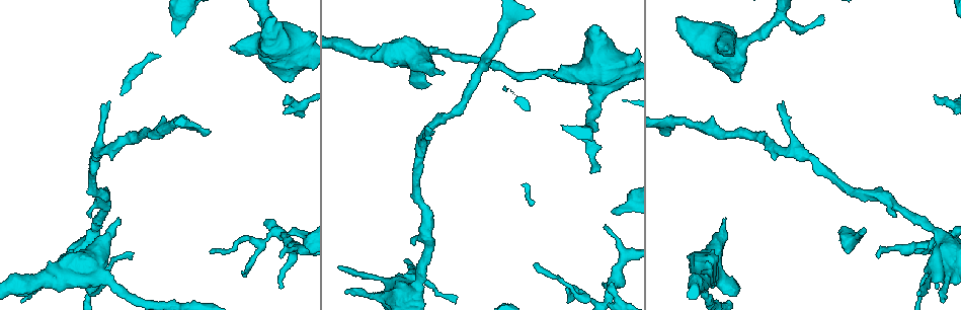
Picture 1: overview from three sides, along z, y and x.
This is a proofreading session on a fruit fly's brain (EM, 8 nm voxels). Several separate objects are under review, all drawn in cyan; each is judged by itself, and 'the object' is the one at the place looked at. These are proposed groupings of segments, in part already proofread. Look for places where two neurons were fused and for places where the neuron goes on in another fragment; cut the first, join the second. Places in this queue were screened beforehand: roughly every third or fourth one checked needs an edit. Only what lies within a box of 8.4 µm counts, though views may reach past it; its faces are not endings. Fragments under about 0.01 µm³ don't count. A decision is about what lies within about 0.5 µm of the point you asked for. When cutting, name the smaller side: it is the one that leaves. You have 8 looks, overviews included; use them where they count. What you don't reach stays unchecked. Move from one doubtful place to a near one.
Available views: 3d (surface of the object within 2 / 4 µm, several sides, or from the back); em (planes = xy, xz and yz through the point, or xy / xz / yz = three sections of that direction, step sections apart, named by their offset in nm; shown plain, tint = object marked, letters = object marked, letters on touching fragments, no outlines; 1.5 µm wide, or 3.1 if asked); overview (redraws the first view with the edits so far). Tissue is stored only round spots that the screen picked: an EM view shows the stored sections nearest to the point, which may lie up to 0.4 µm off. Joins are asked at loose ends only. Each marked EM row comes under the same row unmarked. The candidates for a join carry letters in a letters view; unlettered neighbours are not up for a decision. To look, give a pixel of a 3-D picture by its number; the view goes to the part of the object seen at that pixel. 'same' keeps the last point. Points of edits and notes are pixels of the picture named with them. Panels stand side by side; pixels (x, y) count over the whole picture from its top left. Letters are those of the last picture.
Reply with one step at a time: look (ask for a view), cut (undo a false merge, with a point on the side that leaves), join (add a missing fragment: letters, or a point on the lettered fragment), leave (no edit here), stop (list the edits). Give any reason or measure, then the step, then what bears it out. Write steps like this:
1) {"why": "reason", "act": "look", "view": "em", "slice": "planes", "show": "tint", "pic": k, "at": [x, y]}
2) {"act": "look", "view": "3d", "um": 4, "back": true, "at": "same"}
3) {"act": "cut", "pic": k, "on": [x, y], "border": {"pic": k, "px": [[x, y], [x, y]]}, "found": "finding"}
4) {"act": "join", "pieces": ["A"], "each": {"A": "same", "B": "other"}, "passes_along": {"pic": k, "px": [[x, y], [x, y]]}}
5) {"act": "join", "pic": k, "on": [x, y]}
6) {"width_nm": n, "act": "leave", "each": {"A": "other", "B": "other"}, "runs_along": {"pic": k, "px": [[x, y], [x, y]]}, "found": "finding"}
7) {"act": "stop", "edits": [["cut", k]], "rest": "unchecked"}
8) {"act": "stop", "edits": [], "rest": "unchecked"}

{"why": "thin end", "act": "look", "view": "em", "slice": "xy", "step": 4, "show": "letters", "pic": 1, "at": [915, 253]}

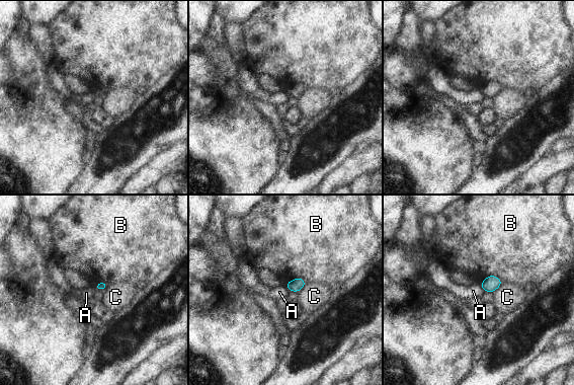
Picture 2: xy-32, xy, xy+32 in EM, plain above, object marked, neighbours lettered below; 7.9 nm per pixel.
{"act": "leave", "each": {"A": "other", "B": "other", "C": "other"}, "border": {"pic": 2, "px": [[502, 283], [492, 293]]}, "found": "no lettered fragment goes on from it"}

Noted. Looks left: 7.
{"why": "stops while still wide", "act": "look", "view": "em", "slice": "planes", "show": "letters", "pic": 1, "at": [736, 78]}

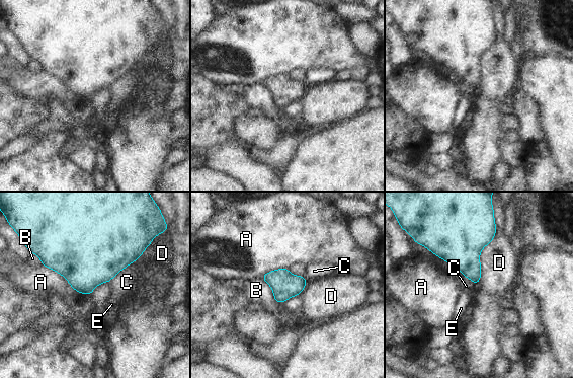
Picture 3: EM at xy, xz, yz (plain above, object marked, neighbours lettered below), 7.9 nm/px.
{"act": "leave", "each": {"A": "other", "B": "other", "C": "other", "D": "other", "E": "other"}, "border": {"pic": 3, "px": [[496, 231], [480, 252], [475, 286]]}, "found": "none of them fits"}

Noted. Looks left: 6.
{"why": "branch stops here", "act": "look", "view": "3d", "um": 4, "pic": 1, "at": [211, 132]}

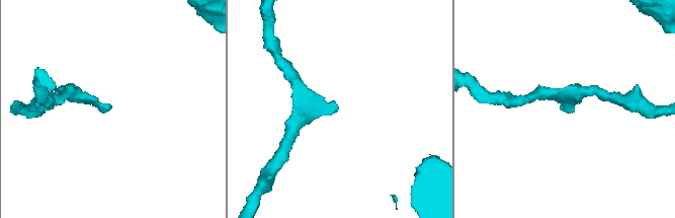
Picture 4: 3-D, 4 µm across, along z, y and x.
{"act": "look", "view": "em", "slice": "xy", "step": 8, "show": "letters", "pic": 4, "at": [337, 105]}

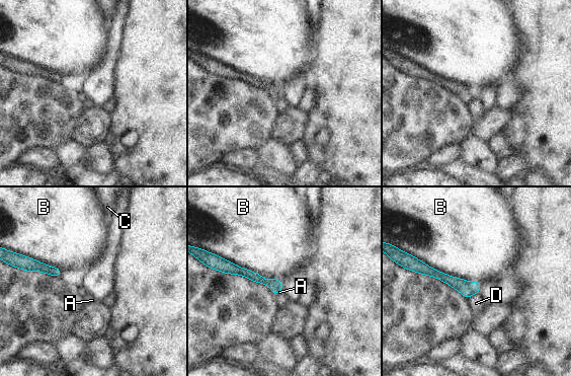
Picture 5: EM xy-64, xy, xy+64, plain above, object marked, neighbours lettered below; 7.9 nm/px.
{"act": "leave", "each": {"A": "other", "B": "other", "C": "other", "D": "other"}, "border": {"pic": 5, "px": [[414, 255], [439, 271], [480, 283]]}, "found": "no lettered fragment goes on from it"}

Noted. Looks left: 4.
{"act": "stop", "edits": [], "rest": "unchecked"}

